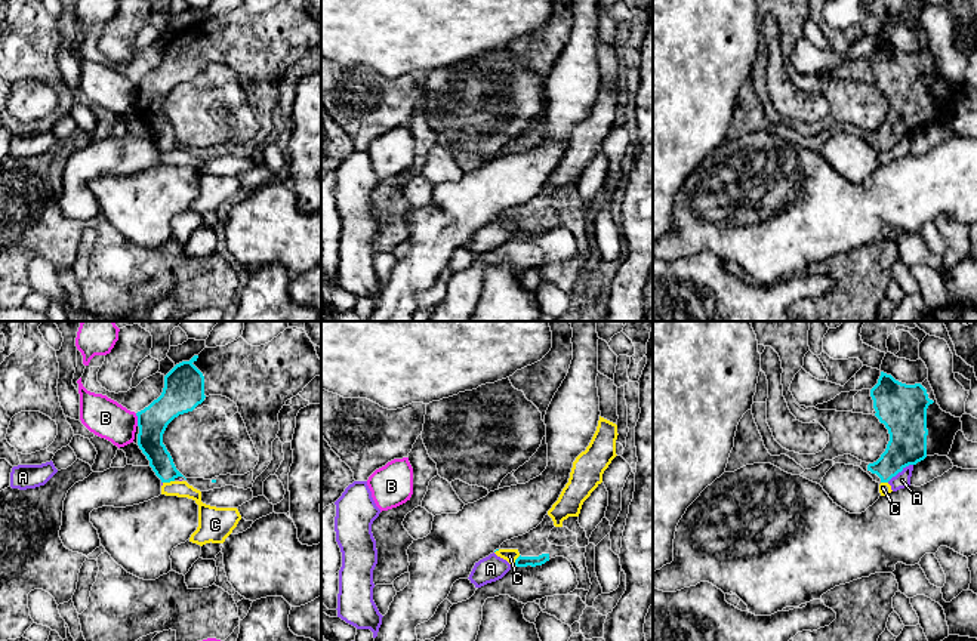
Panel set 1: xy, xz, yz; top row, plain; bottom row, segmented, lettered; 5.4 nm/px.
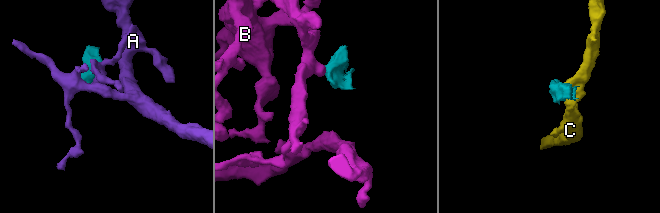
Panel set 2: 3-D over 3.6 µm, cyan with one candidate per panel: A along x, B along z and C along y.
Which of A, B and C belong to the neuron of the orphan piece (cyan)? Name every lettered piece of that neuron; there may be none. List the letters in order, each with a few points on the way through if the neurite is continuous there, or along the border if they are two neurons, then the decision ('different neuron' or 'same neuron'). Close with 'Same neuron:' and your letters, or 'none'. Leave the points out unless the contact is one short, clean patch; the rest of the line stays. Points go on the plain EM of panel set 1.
A: border yz (912, 132), (887, 150); different neuron
B: border xy (135, 82), (138, 94); different neuron
C: border xy (173, 148), (163, 151); different neuron
Same neuron: none

